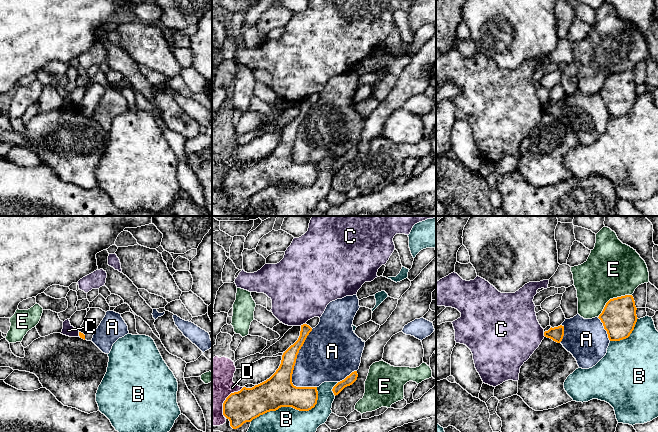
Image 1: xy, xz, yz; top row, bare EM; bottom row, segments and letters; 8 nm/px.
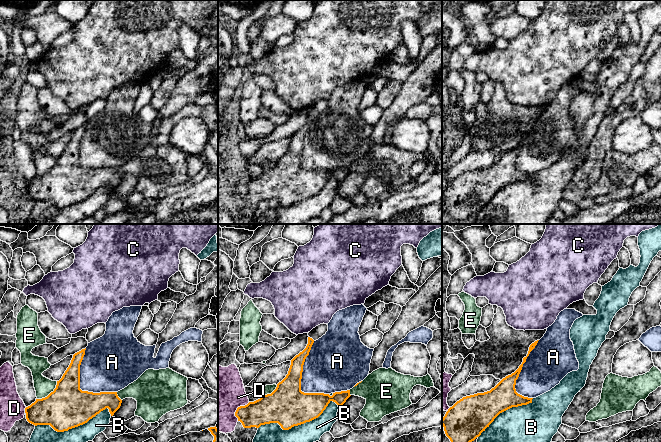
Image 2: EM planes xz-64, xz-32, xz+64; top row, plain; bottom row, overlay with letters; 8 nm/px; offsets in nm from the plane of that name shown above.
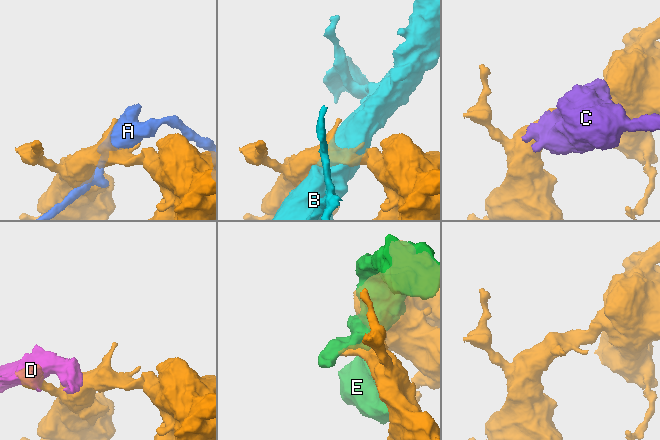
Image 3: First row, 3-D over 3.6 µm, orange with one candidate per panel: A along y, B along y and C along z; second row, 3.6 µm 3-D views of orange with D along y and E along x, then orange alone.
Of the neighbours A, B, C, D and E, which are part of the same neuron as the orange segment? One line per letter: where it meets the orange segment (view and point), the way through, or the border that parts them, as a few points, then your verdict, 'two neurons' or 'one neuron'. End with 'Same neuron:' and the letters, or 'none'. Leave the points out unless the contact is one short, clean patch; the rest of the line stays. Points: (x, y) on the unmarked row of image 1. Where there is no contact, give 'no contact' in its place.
A: contact xz (296, 134); two neurons
B: contact xz (291, 182); two neurons
C: contact yz (544, 110); border yz (543, 108), (545, 112); two neurons
D: contact xz (226, 174); two neurons
E: contact yz (611, 75); two neurons
Same neuron: none

